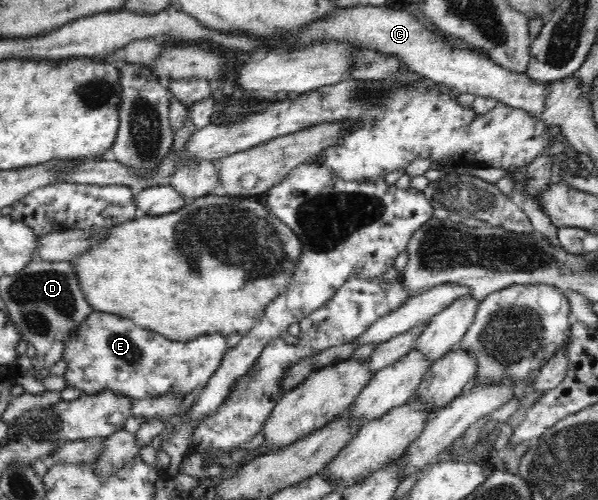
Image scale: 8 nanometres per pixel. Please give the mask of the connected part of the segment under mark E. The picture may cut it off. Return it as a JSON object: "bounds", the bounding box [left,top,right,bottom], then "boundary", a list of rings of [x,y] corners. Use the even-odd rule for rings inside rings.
{"bounds":[62,311,229,401],"boundary":[[[93,311],[79,326],[78,334],[69,335],[64,343],[62,360],[67,363],[64,373],[66,386],[83,391],[84,396],[98,395],[109,391],[131,401],[150,398],[173,397],[184,398],[187,394],[198,391],[215,374],[221,365],[223,356],[229,350],[227,338],[221,334],[198,336],[197,340],[172,341],[162,334],[150,331],[125,320],[123,316],[111,316],[101,311]]]}

